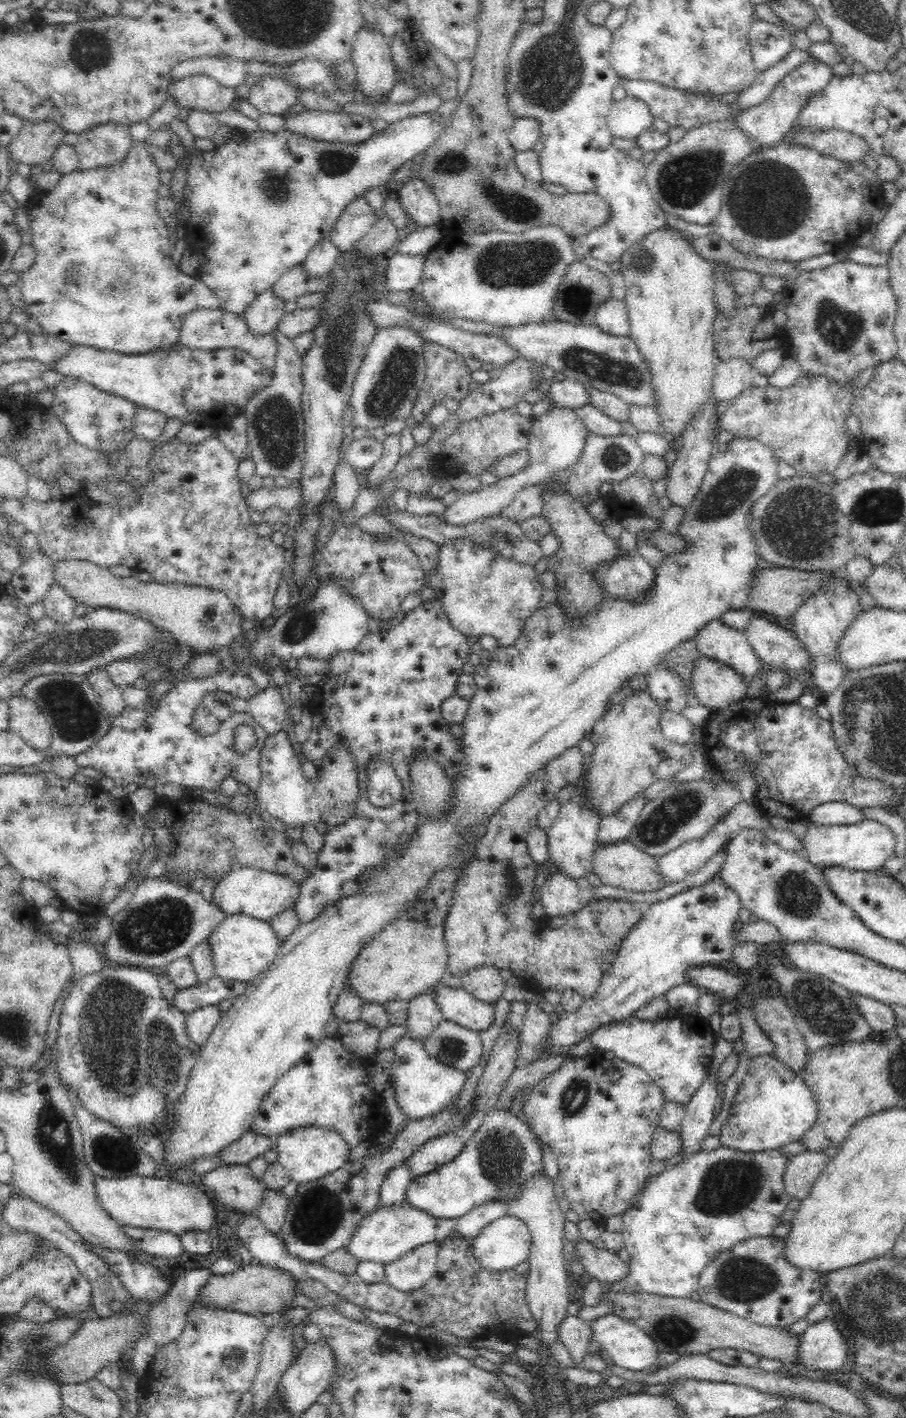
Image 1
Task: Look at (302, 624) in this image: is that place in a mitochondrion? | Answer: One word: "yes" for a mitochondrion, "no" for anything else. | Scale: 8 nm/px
yes

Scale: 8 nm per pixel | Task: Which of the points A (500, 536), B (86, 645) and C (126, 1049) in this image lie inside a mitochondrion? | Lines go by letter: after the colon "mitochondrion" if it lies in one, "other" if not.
A: mitochondrion
B: mitochondrion
C: mitochondrion

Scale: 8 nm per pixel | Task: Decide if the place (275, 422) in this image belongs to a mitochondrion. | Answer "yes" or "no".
yes

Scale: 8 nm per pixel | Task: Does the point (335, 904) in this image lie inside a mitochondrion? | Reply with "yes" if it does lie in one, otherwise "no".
no

